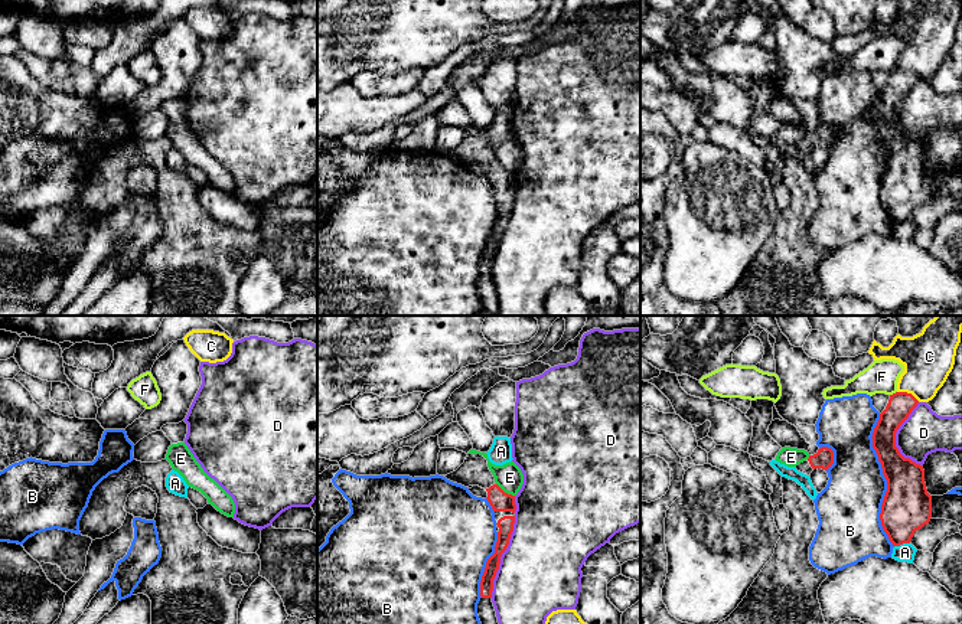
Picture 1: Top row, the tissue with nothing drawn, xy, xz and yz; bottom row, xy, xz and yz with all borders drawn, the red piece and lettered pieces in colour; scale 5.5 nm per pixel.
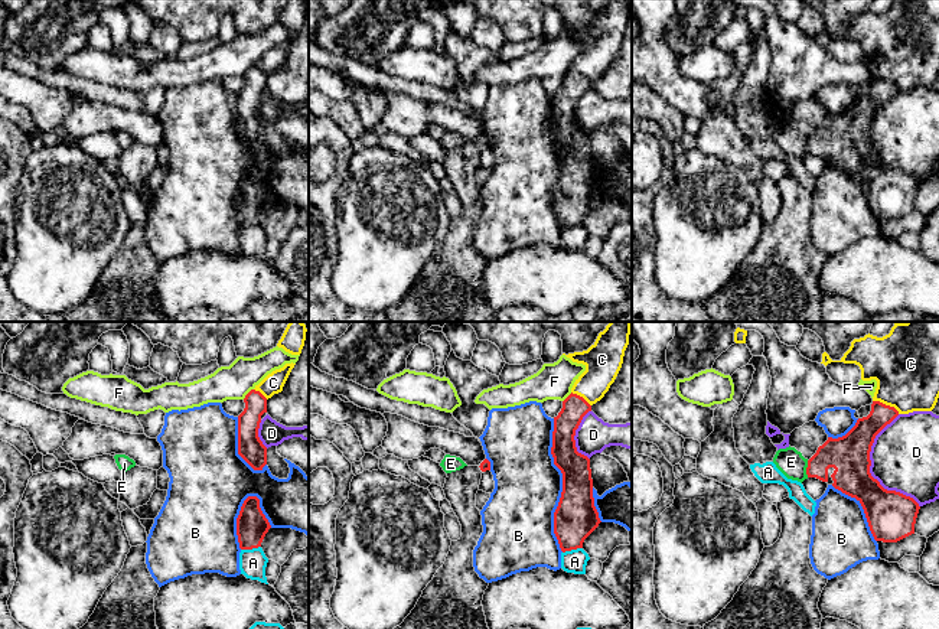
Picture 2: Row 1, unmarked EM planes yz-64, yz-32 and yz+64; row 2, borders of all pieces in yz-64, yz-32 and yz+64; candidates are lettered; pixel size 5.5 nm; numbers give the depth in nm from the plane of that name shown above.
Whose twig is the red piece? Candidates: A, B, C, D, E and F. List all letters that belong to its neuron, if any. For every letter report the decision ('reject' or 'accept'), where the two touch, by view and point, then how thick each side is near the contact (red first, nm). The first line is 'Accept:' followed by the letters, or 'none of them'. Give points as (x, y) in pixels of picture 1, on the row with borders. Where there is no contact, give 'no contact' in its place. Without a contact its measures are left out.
Accept: none of them
A: reject; contact yz (902, 544); calibres 280 and 100 nm
B: reject; contact yz (886, 479); calibres 280 and 340 nm
C: reject; contact yz (909, 394); calibres 140 and 280 nm
D: reject; contact xz (501, 555); calibres 90 and 460 nm
E: reject; contact xz (504, 492); calibres 120 and 150 nm
F: reject; contact yz (893, 394); calibres 140 and 190 nm

